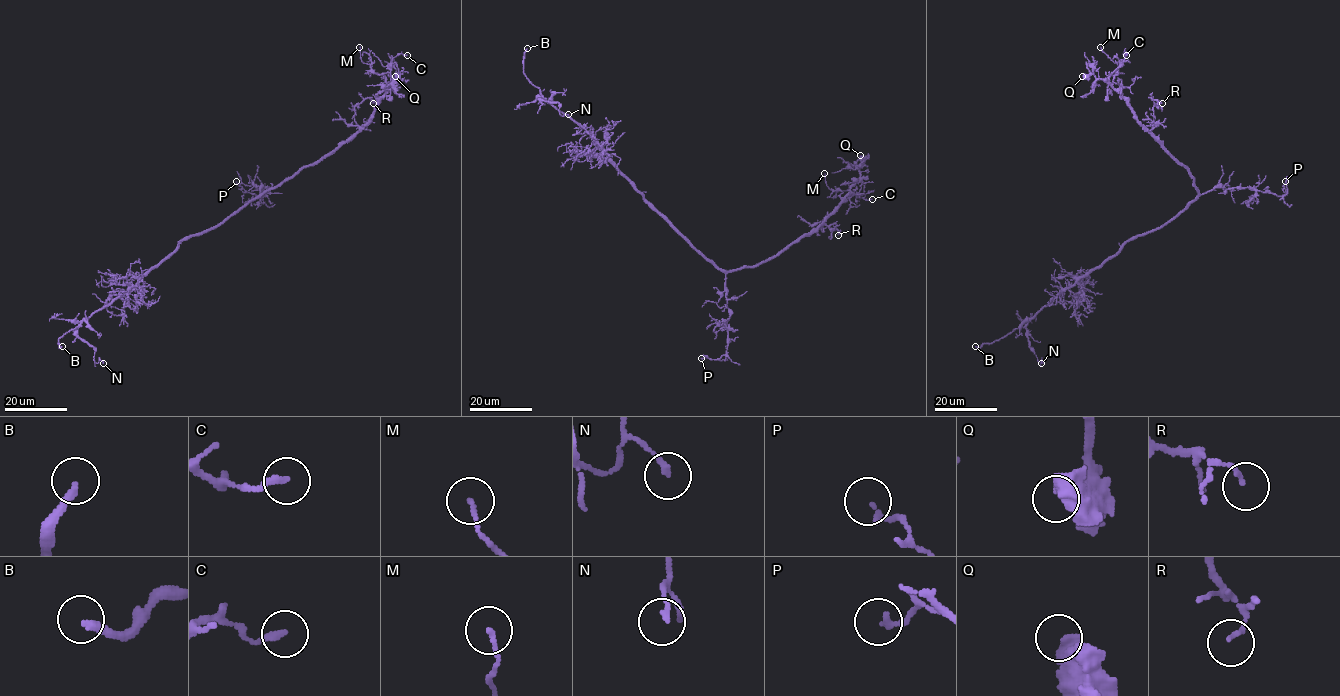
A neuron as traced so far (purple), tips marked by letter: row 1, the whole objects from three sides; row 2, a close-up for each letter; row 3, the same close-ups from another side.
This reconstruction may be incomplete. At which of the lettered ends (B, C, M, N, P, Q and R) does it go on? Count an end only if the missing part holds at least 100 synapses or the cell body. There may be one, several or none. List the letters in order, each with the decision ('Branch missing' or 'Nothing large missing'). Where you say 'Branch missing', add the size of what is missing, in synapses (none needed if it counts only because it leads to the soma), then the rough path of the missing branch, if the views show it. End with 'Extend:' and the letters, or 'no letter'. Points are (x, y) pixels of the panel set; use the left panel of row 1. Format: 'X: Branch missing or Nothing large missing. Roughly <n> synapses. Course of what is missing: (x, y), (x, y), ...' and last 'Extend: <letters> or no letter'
B: Branch missing. Course of what is missing: (62, 346), (71, 355), (69, 344), (88, 363), (87, 371)
C: Nothing large missing
M: Nothing large missing
N: Nothing large missing
P: Nothing large missing
Q: Nothing large missing
R: Nothing large missing
Extend: B

